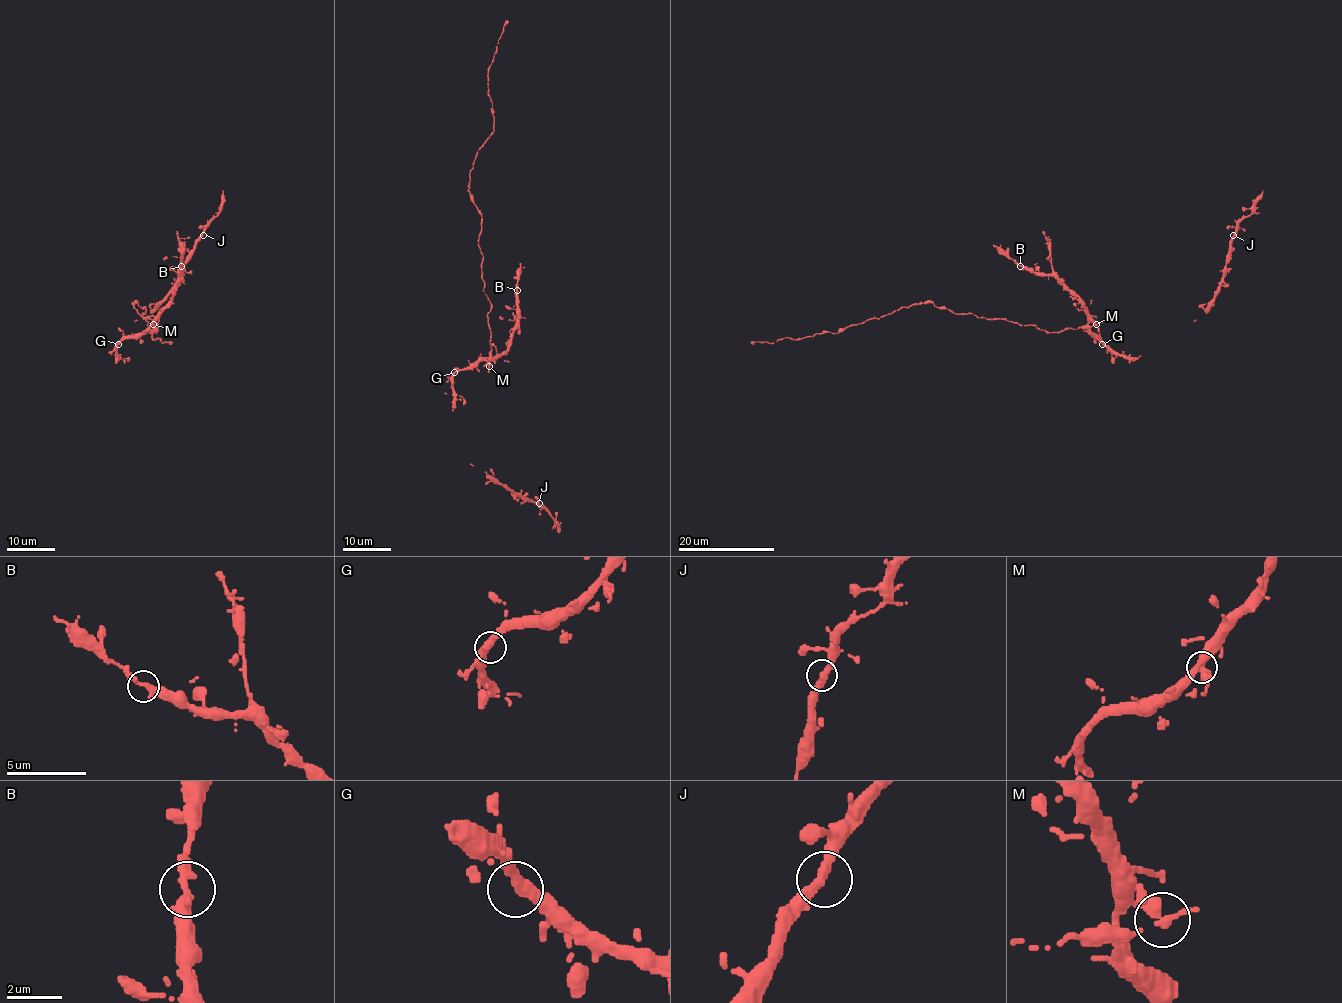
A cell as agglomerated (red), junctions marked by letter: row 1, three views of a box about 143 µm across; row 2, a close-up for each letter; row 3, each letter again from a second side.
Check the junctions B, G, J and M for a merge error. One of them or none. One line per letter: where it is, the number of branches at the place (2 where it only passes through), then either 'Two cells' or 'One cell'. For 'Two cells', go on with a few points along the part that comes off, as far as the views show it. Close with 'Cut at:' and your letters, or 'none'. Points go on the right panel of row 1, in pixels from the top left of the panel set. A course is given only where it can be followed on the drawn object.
B: Place: (1020, 266). Branches: 2. One cell
G: Place: (1102, 344). Branches: 2. One cell
J: Place: (1233, 235). Branches: 2. One cell
M: Place: (1096, 324). Branches: 2. One cell
Cut at: none

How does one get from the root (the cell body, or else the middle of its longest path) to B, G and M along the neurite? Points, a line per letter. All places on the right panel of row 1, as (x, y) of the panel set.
B: (1059, 332), (1086, 325), (1088, 309), (1053, 276), (1038, 276), (1020, 266)
G: (1059, 332), (1088, 325), (1102, 344)
M: (1059, 332), (1071, 327), (1078, 329), (1090, 321), (1096, 324)

